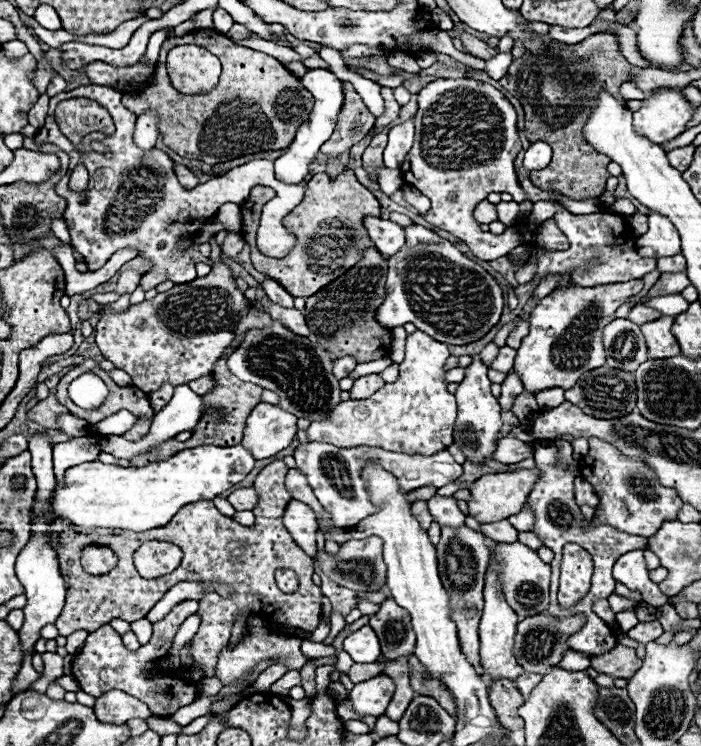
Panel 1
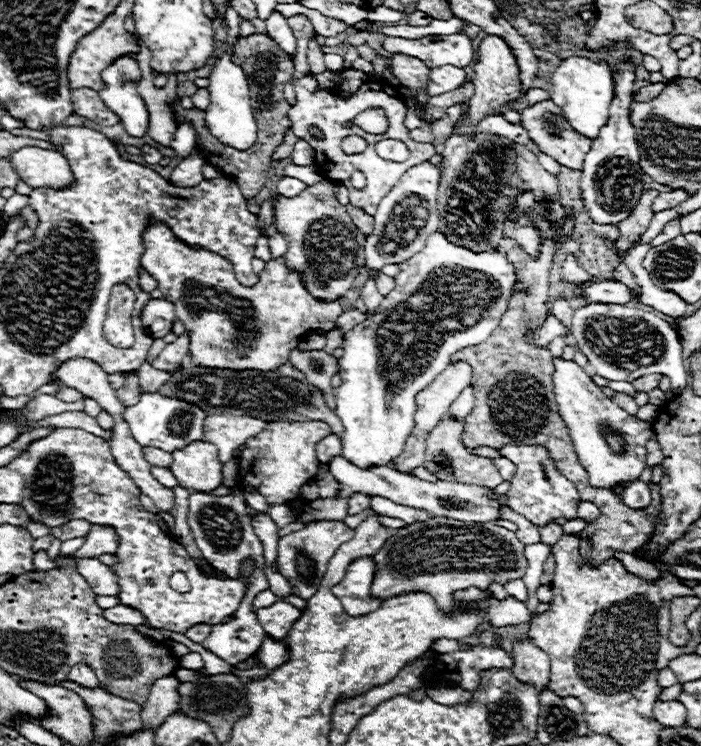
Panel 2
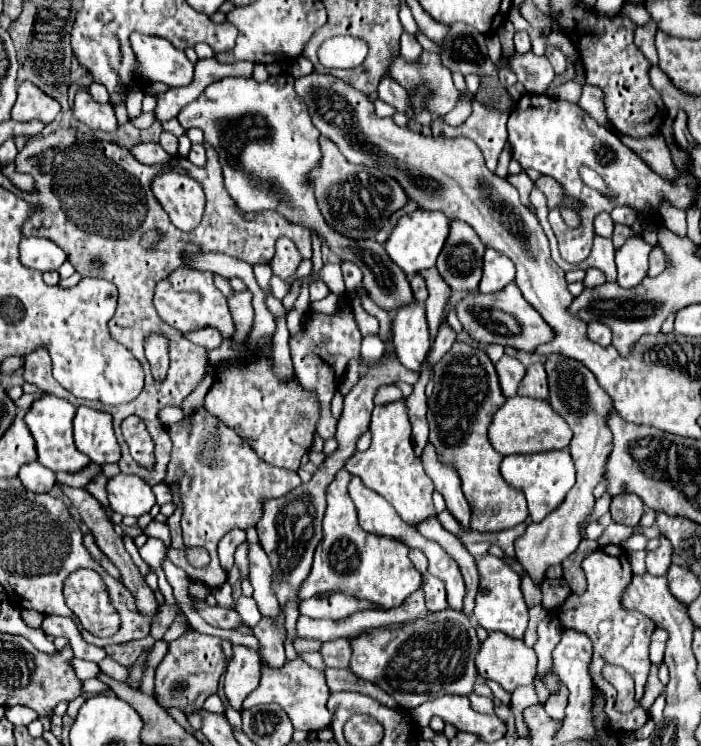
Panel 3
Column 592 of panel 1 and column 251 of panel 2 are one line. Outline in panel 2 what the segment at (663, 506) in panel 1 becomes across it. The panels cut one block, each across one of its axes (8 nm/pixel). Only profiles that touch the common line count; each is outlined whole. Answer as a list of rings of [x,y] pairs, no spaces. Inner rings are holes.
[[[318,420],[308,422],[270,422],[264,432],[248,438],[242,454],[238,456],[238,482],[240,486],[256,488],[268,504],[286,504],[300,494],[300,488],[318,474],[316,444],[332,434],[330,426]]]

